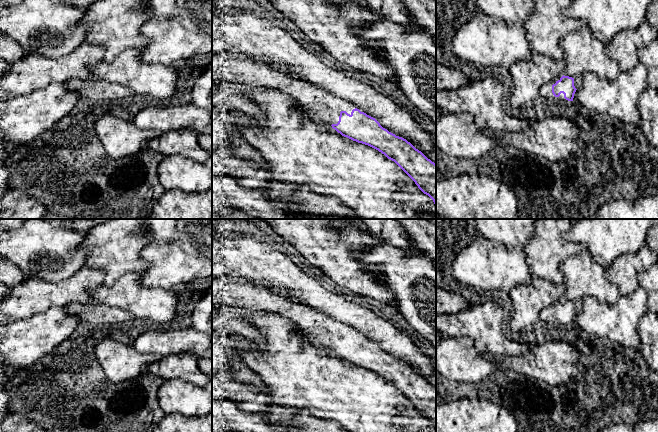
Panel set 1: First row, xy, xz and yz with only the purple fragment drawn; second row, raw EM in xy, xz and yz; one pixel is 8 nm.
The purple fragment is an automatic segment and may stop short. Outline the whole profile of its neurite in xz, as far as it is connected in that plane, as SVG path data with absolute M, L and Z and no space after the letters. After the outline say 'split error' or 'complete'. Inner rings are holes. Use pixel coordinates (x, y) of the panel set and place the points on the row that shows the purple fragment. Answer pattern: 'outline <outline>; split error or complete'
outline M226 52L212 54L212 81L219 80L229 80L252 87L270 87L289 94L315 123L330 125L342 136L368 145L394 161L436 205L436 164L406 139L383 128L375 118L364 113L355 104L292 77L282 69Z; split error

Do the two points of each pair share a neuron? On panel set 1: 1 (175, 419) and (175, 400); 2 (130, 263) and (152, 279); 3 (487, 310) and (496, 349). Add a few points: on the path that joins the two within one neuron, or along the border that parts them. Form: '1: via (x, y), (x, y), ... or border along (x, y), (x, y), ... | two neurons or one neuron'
1: border along (166, 413), (179, 412), (186, 416), (198, 417) | two neurons
2: border along (142, 248), (140, 255), (148, 263), (142, 273) | two neurons
3: via (487, 320), (487, 334), (490, 339) | one neuron

